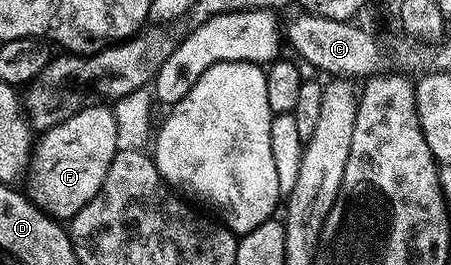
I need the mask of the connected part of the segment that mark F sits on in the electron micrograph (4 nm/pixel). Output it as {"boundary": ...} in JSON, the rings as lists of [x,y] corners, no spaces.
{"boundary":[[[96,105],[87,107],[81,113],[69,117],[69,121],[48,127],[42,132],[43,141],[38,142],[33,157],[33,171],[35,167],[35,183],[39,186],[37,202],[53,219],[69,221],[81,210],[87,202],[101,189],[105,181],[105,173],[109,173],[109,165],[113,161],[117,145],[117,121],[115,112],[110,106]]]}

